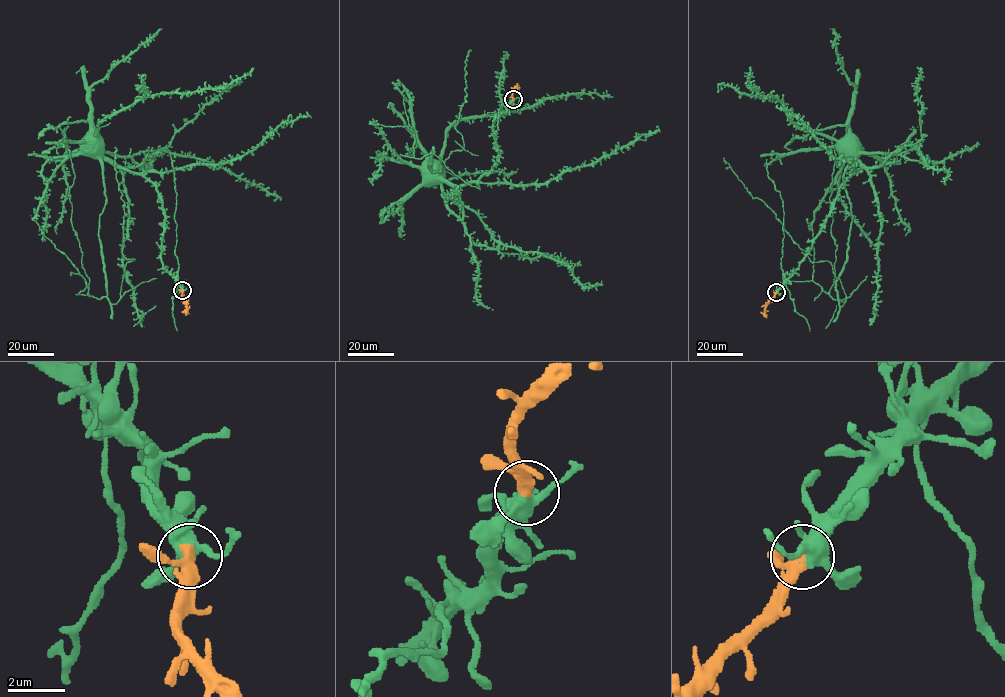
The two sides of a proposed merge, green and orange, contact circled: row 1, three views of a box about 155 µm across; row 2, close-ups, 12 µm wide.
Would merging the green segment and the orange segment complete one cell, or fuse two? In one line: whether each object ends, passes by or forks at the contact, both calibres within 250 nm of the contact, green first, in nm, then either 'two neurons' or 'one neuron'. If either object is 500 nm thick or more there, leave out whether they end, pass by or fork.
green forks there; orange passes by; 360 nm thick on the green side, 360 nm on the other; one neuron

